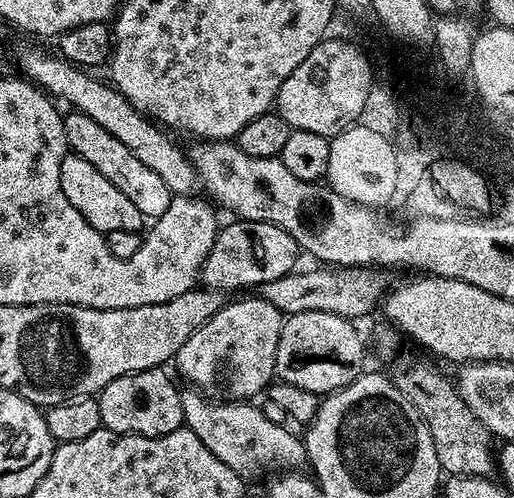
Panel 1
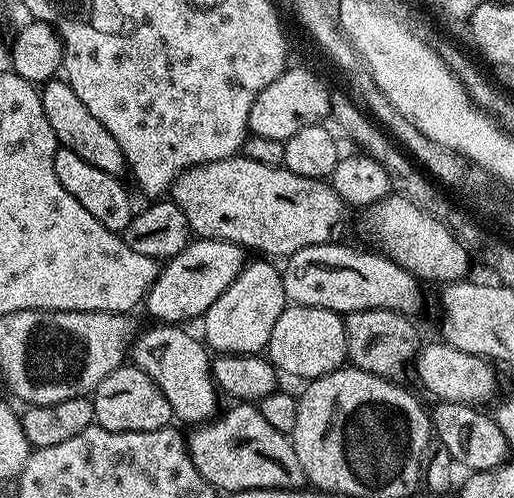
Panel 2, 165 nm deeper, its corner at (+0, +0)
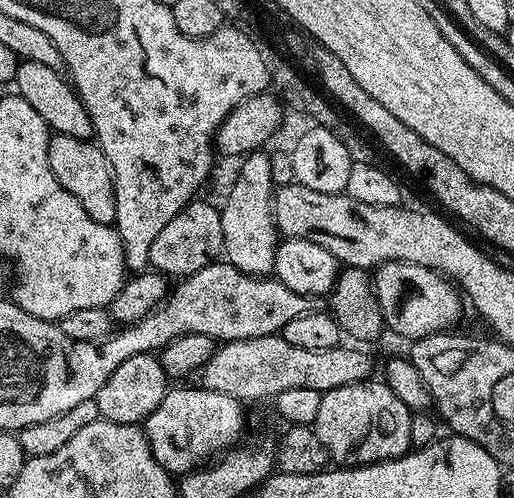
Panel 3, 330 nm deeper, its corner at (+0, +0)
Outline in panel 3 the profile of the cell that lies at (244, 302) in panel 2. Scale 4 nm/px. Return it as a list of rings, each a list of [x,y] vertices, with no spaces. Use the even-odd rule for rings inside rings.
[[[267,151],[249,152],[239,161],[240,173],[228,192],[228,201],[220,208],[223,259],[251,276],[273,275],[274,254],[278,243],[276,220],[272,216],[272,158]]]

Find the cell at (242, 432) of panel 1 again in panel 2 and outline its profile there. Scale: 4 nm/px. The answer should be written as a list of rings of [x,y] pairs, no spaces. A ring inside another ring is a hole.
[[[157,323],[139,333],[130,345],[130,360],[156,383],[166,394],[172,415],[177,421],[185,420],[188,426],[199,426],[215,417],[218,389],[212,380],[212,360],[207,347],[187,332],[187,327]]]

